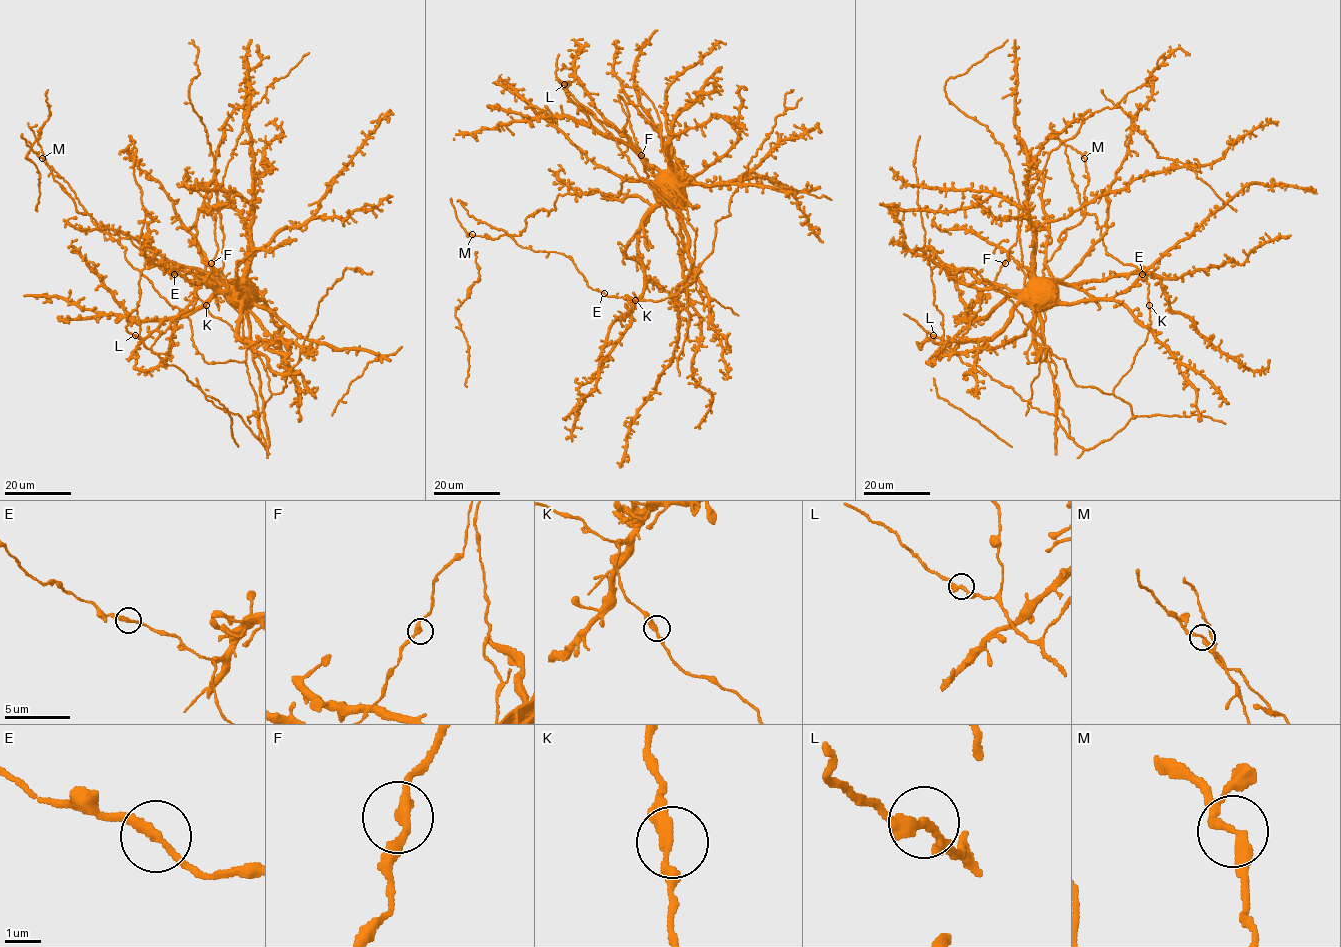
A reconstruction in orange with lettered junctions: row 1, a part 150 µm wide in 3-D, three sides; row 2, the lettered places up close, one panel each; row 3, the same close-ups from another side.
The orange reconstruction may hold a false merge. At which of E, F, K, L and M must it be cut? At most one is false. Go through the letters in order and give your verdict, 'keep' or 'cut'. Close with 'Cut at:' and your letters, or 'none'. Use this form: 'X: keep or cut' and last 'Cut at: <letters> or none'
E: keep
F: keep
K: keep
L: keep
M: keep
Cut at: none

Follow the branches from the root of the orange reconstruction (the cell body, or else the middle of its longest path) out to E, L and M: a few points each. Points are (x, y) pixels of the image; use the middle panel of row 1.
E: (665, 183), (695, 232), (686, 280), (694, 280), (700, 264), (696, 278), (659, 301), (604, 293)
L: (665, 183), (659, 173), (643, 159), (625, 131), (595, 118), (567, 92), (564, 83)
M: (665, 183), (675, 202), (627, 178), (619, 196), (559, 194), (519, 235), (471, 235)

